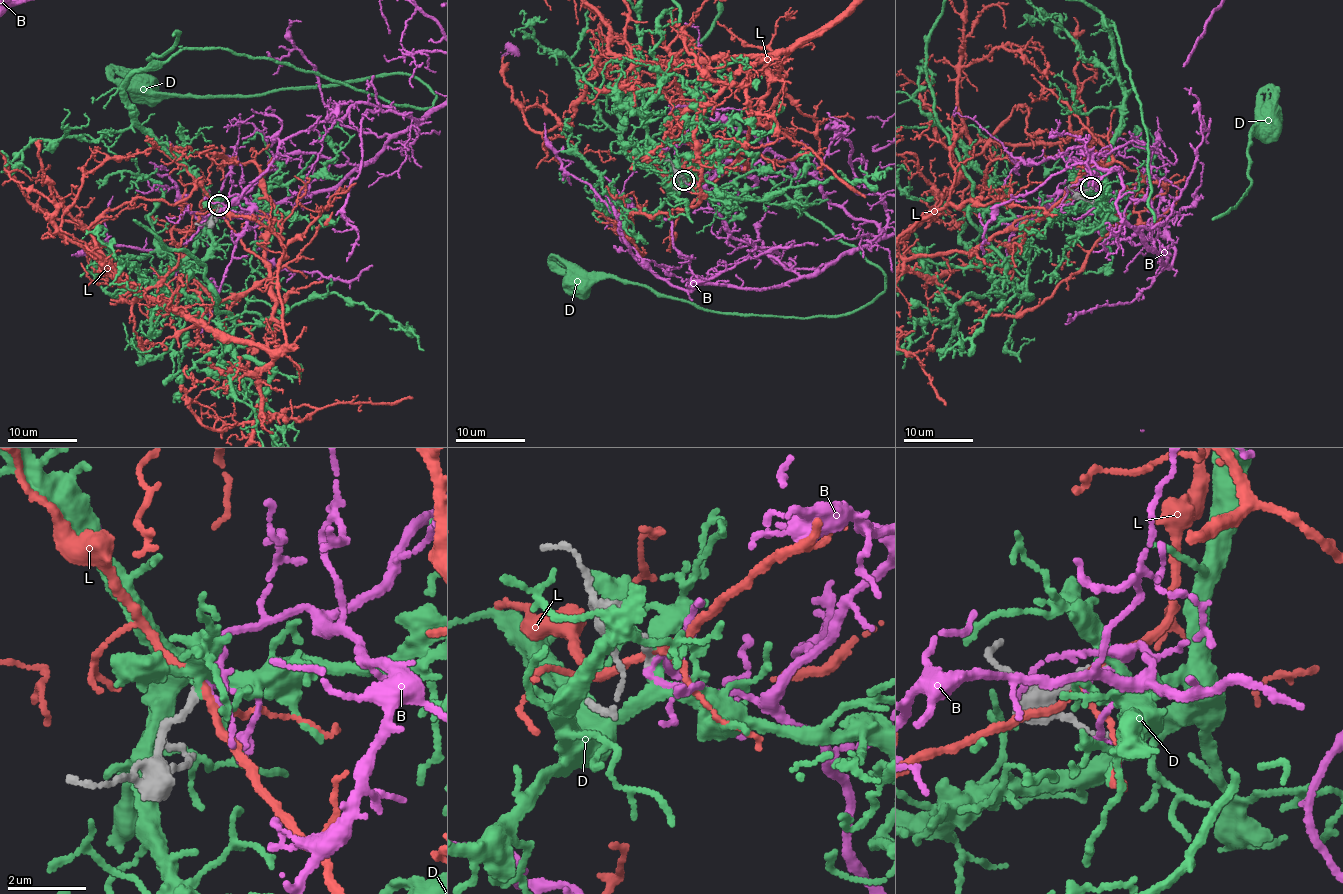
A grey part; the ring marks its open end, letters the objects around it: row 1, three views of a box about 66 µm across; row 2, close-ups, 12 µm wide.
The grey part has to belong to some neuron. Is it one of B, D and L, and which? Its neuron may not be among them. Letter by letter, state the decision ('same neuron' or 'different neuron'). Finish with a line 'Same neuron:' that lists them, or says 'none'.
B: same neuron
D: different neuron
L: different neuron
Same neuron: B

